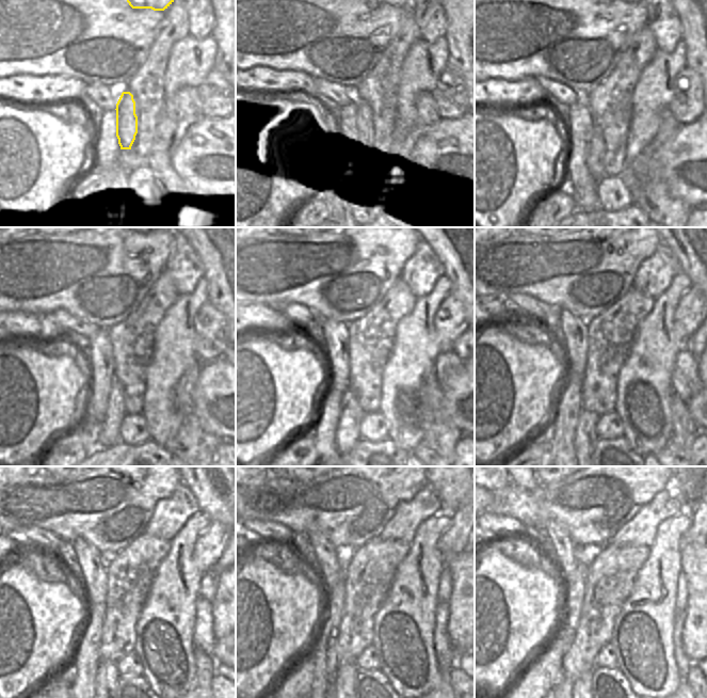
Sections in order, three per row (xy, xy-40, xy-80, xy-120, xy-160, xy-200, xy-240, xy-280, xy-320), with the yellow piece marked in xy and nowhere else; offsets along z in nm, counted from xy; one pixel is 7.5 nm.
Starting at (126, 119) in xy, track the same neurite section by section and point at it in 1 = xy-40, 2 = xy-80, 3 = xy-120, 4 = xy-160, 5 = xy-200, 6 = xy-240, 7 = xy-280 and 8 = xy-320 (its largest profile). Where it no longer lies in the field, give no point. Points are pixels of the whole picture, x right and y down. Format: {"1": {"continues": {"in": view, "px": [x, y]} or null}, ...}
{"1": {"continues": {"in": "xy-40", "px": [363, 111]}}, "2": {"continues": {"in": "xy-80", "px": [596, 155]}}, "3": {"continues": {"in": "xy-120", "px": [109, 433]}}, "4": {"continues": {"in": "xy-160", "px": [348, 432]}}, "5": {"continues": {"in": "xy-200", "px": [585, 437]}}, "6": {"continues": {"in": "xy-240", "px": [107, 679]}}, "7": {"continues": {"in": "xy-280", "px": [346, 675]}}, "8": {"continues": {"in": "xy-320", "px": [584, 683]}}}

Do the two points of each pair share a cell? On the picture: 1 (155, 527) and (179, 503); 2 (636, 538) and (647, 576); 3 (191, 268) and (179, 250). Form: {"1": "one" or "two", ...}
{"1": "one", "2": "two", "3": "one"}

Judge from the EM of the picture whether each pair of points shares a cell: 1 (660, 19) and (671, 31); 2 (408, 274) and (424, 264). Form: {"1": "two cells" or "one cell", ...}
{"1": "one cell", "2": "one cell"}

